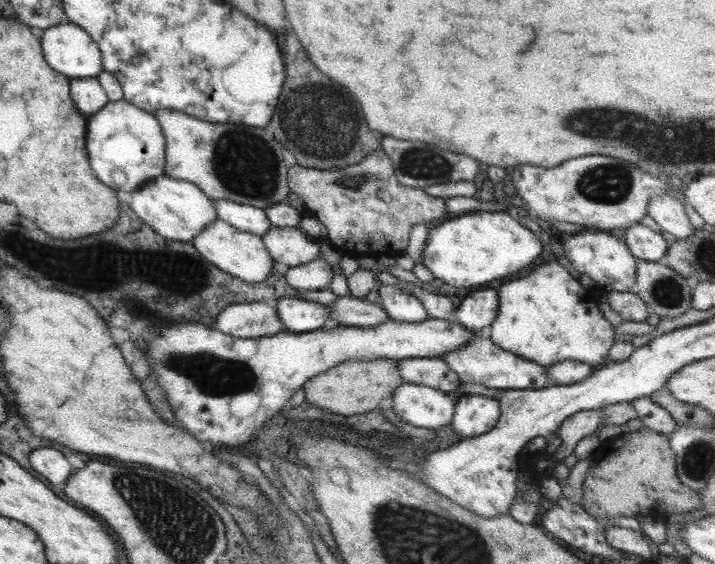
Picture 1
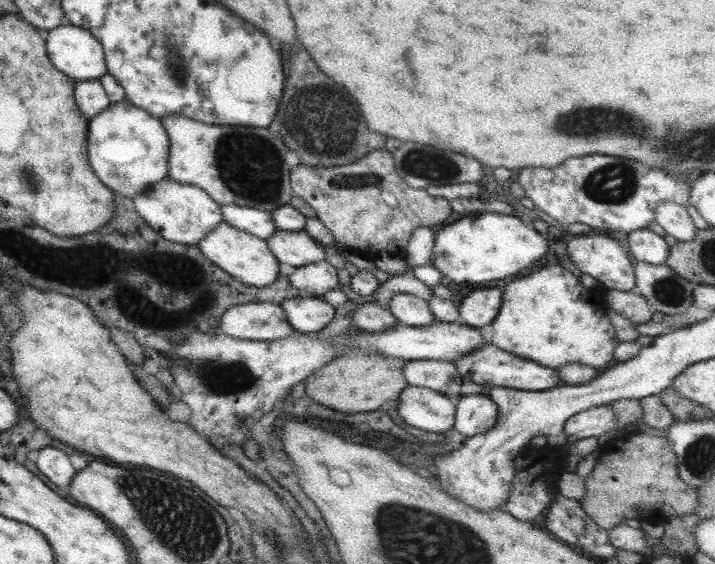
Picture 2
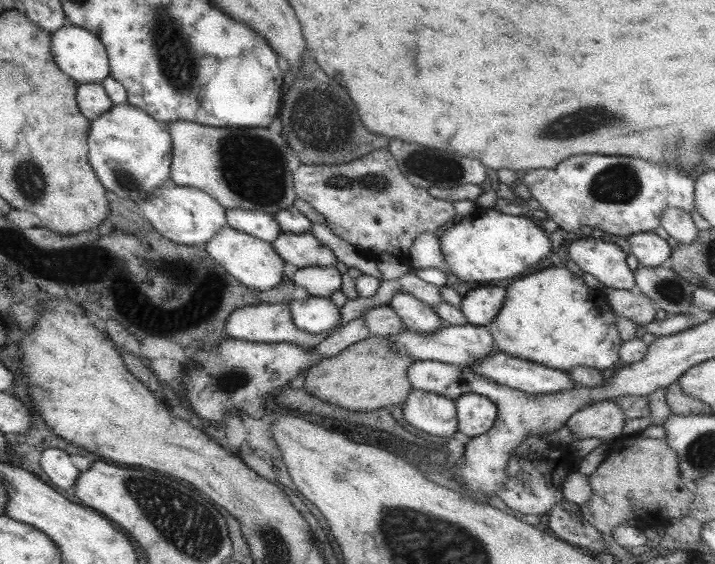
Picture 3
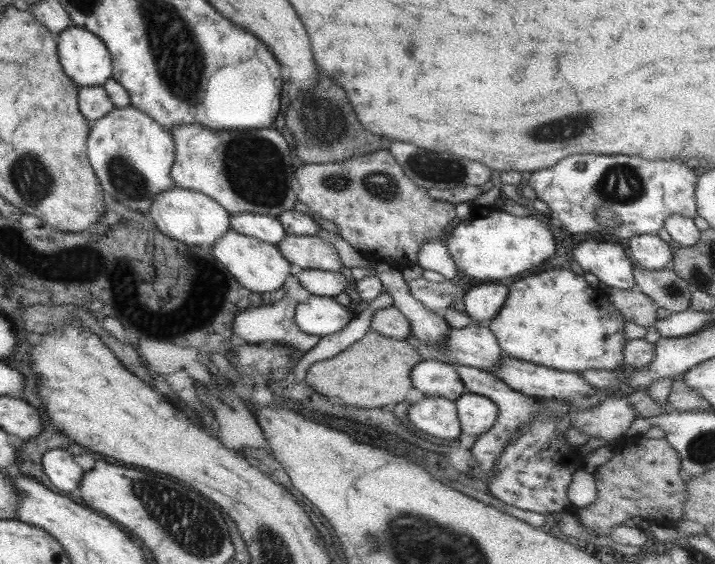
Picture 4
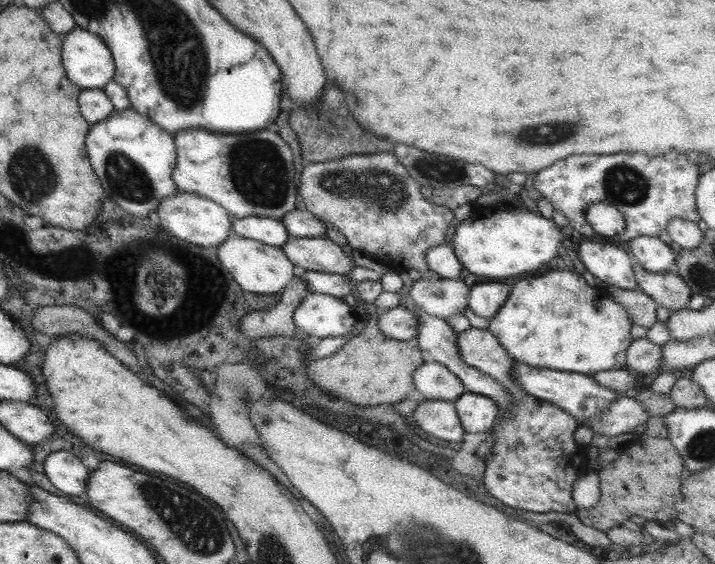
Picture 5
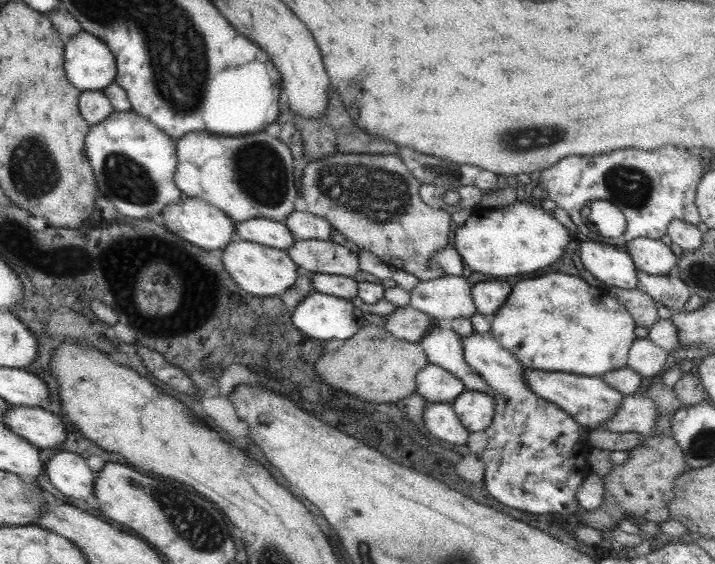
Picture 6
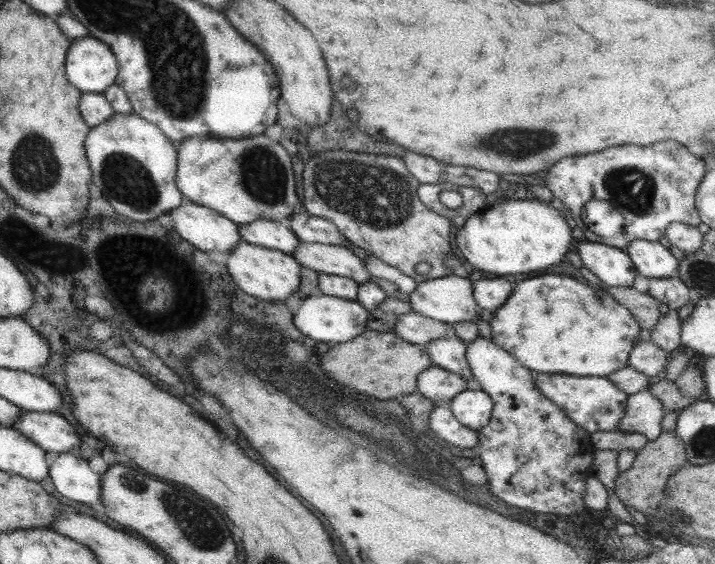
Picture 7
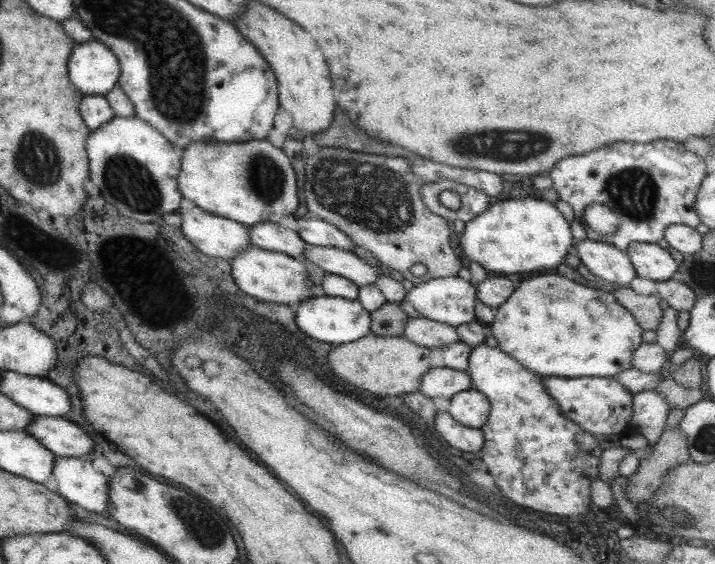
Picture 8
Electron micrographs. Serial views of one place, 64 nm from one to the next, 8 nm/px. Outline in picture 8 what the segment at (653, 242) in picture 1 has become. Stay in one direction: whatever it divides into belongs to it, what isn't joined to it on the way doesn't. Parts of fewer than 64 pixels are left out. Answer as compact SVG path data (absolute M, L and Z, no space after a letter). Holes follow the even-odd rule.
M629 243L625 252L639 278L654 282L669 280L679 270L667 249L657 243Z

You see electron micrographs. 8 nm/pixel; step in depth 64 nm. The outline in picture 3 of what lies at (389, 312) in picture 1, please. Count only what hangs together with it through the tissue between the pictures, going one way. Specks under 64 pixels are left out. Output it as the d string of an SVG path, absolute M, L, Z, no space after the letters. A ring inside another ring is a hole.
M398 290L388 307L401 319L402 326L414 333L432 333L441 328L439 317L430 306Z

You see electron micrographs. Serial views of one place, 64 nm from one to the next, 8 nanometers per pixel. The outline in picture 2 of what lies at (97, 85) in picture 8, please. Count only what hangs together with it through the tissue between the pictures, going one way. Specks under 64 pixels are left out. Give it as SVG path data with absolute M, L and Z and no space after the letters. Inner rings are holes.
M67 23L48 30L44 41L50 63L70 79L91 80L106 73L102 46L85 29Z

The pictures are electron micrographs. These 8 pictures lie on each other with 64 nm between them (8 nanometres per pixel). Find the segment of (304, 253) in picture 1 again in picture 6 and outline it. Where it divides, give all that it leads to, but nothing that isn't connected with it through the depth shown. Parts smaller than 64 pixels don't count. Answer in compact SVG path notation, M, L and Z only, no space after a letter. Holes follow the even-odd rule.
M296 240L285 251L295 266L305 268L310 273L341 275L353 279L359 271L356 253L332 240Z

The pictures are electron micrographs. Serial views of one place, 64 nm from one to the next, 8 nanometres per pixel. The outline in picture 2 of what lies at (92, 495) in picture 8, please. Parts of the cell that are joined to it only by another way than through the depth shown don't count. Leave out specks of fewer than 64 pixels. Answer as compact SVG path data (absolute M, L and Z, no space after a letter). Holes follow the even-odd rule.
M41 448L35 458L37 470L55 486L67 488L69 480L76 474L67 456L55 448Z

